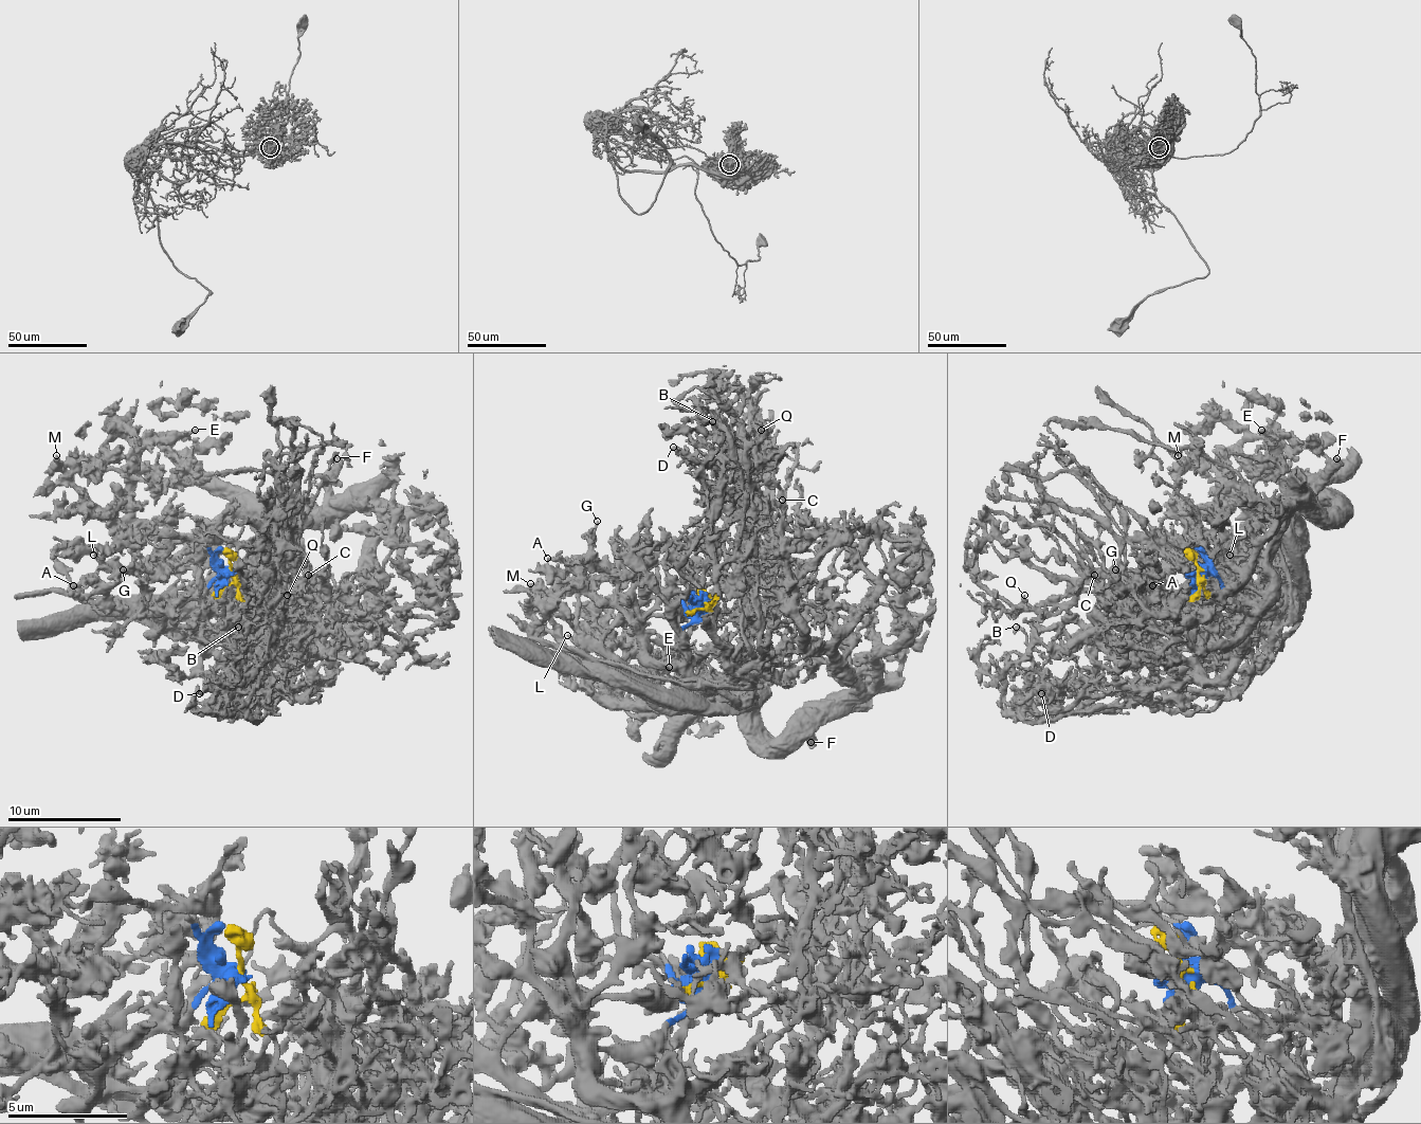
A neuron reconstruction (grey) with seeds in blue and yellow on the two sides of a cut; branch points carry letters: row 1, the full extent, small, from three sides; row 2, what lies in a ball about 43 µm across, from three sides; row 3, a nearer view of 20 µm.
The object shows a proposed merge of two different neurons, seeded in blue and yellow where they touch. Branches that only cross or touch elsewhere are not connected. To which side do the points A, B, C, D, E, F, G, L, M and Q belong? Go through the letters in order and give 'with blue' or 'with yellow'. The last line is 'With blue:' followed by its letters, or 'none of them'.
A: with blue
B: with yellow
C: with yellow
D: with yellow
E: with blue
F: with blue
G: with blue
L: with blue
M: with blue
Q: with yellow
With blue: A, E, F, G, L, M

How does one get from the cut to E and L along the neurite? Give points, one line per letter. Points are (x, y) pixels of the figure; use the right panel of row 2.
E: (1200, 572), (1269, 629), (1289, 565), (1289, 511), (1309, 481), (1289, 471), (1260, 429)
L: (1200, 572), (1269, 629), (1297, 520), (1297, 548), (1286, 560), (1243, 565), (1228, 555)

